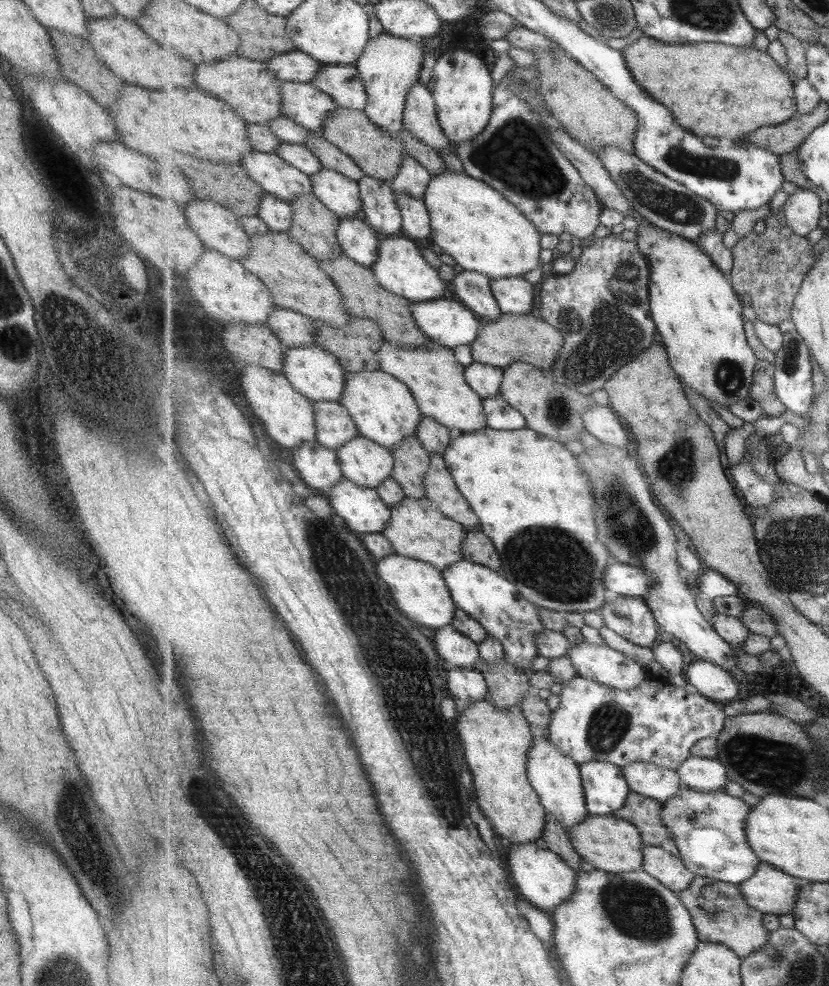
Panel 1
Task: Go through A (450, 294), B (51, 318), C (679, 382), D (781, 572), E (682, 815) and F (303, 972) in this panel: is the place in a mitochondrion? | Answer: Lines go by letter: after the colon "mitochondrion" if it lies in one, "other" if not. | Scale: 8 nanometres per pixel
A: other
B: mitochondrion
C: other
D: mitochondrion
E: mitochondrion
F: mitochondrion

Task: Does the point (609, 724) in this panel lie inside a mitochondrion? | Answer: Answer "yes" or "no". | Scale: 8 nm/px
yes

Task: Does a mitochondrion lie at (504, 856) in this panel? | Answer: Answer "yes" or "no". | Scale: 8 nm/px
no

